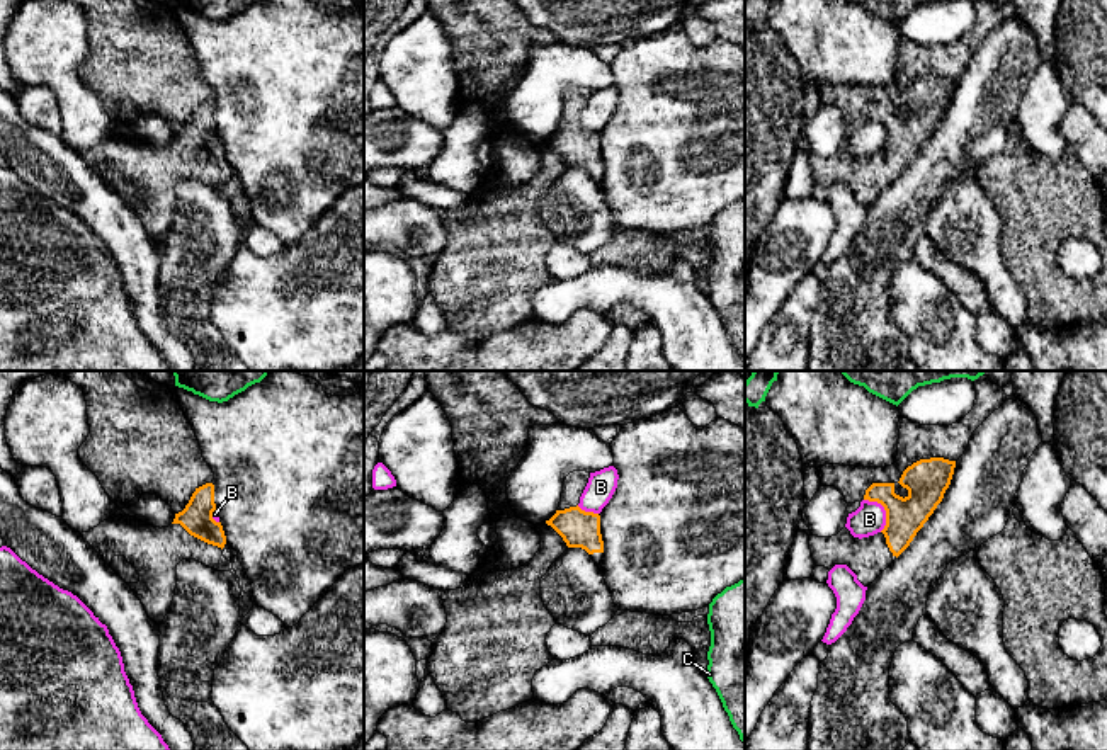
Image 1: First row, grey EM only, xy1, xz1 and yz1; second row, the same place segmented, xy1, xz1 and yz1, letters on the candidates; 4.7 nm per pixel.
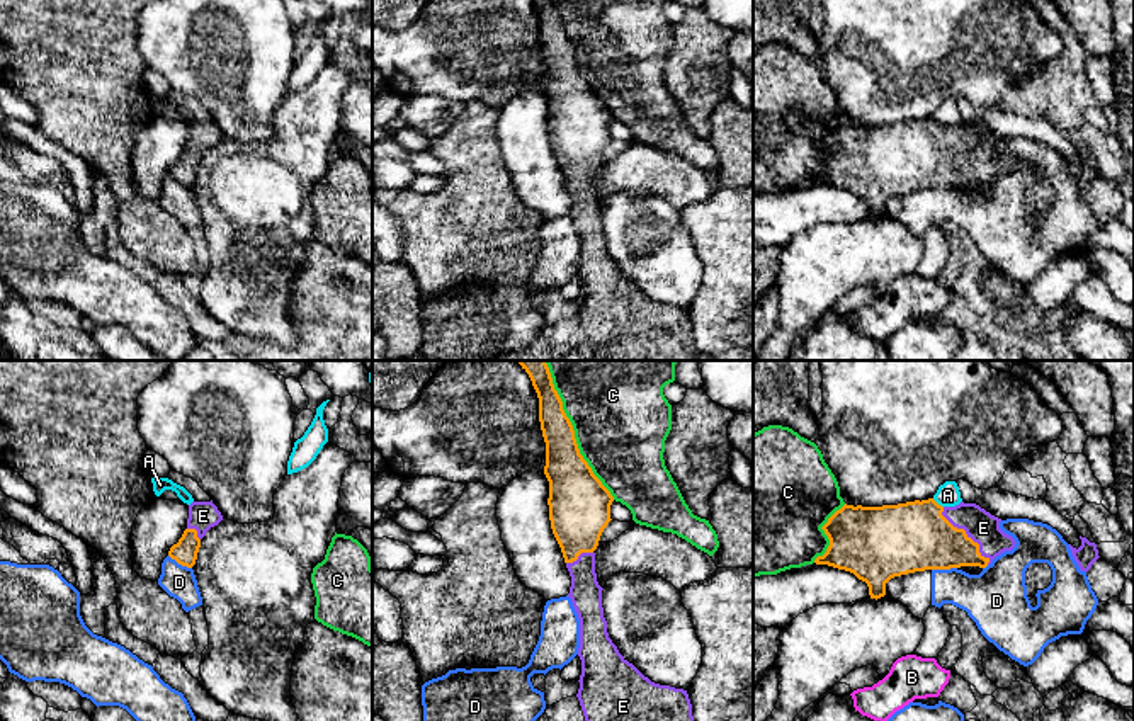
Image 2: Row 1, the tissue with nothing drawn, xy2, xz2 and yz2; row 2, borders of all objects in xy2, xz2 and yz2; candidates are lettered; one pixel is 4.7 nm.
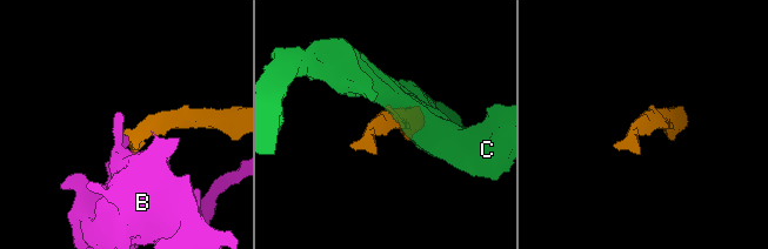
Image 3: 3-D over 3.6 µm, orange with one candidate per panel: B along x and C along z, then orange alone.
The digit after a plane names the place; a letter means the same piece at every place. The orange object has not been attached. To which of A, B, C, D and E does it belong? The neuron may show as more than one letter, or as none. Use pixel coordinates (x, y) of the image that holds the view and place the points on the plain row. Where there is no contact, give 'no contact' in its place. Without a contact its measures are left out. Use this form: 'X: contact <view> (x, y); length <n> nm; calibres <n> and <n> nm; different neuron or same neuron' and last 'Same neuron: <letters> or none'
A: contact yz2 (935, 121); length 70 nm; calibres 340 and 110 nm; different neuron
B: contact yz1 (885, 128); length 180 nm; calibres 200 and 150 nm; different neuron
C: contact xz2 (575, 60); length 650 nm; calibres 260 and 440 nm; different neuron
D: contact yz2 (944, 187); length 120 nm; calibres 320 and 240 nm; different neuron
E: contact yz2 (964, 152); length 340 nm; calibres 320 and 150 nm; same neuron
Same neuron: E

